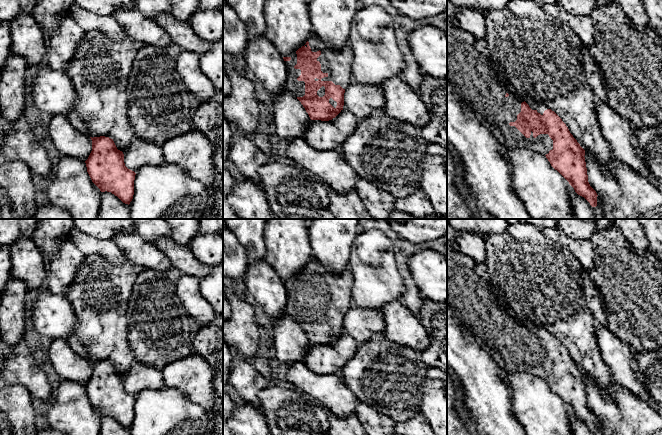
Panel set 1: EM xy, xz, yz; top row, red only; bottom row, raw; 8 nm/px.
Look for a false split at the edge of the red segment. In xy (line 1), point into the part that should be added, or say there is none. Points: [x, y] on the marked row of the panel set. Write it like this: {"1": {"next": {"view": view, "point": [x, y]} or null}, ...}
{"1": {"next": null}}

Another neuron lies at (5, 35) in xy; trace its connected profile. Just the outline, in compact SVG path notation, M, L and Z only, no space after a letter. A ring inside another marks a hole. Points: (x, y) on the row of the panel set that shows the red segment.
M0 22L0 70L3 69L6 59L12 52L11 48L12 37L9 25Z

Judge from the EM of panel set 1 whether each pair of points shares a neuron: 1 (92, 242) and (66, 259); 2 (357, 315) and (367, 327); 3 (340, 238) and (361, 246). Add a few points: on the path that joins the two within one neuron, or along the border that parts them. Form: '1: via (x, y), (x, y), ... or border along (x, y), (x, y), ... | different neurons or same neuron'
1: border along (68, 238), (85, 255) | different neurons
2: via (358, 318), (364, 324) | same neuron
3: border along (362, 230), (353, 242), (348, 266) | different neurons

